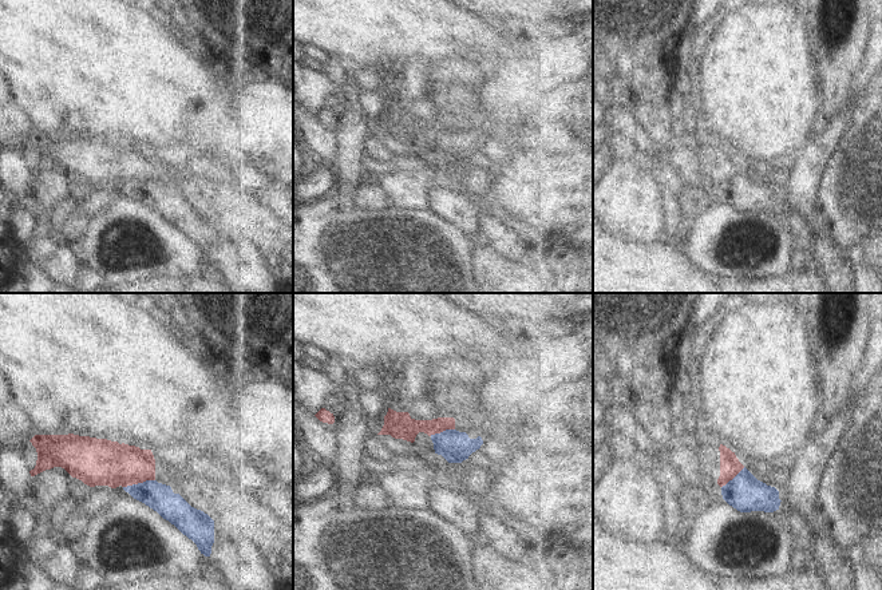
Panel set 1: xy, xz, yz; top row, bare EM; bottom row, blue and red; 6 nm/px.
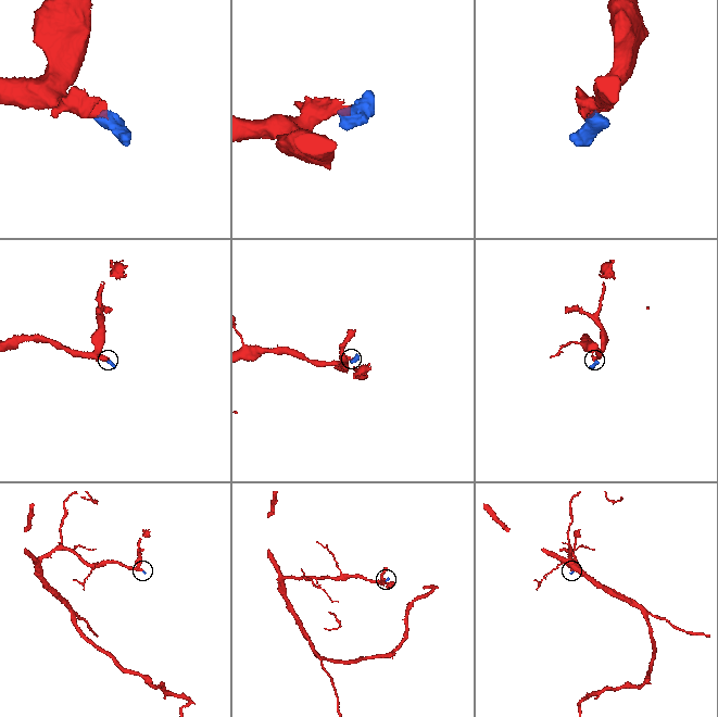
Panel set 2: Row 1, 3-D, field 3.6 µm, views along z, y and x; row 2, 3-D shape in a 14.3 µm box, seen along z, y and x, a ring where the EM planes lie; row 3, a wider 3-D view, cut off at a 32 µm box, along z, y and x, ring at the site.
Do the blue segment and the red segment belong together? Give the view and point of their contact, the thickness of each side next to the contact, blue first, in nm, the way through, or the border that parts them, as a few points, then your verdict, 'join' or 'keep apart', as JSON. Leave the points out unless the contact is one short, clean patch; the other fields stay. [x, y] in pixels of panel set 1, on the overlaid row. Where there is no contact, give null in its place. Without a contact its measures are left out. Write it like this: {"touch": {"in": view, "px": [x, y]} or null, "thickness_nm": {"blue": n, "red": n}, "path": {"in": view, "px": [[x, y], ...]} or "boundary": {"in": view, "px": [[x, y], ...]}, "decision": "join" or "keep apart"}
{"touch": {"in": "xy", "px": [138, 483]}, "thickness_nm": {"blue": 170, "red": 280}, "boundary": {"in": "xy", "px": [[154, 479], [146, 479], [123, 487]]}, "decision": "keep apart"}

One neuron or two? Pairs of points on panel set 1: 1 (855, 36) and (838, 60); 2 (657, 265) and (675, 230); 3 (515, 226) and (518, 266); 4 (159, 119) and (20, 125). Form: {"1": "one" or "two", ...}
{"1": "one", "2": "two", "3": "two", "4": "two"}

